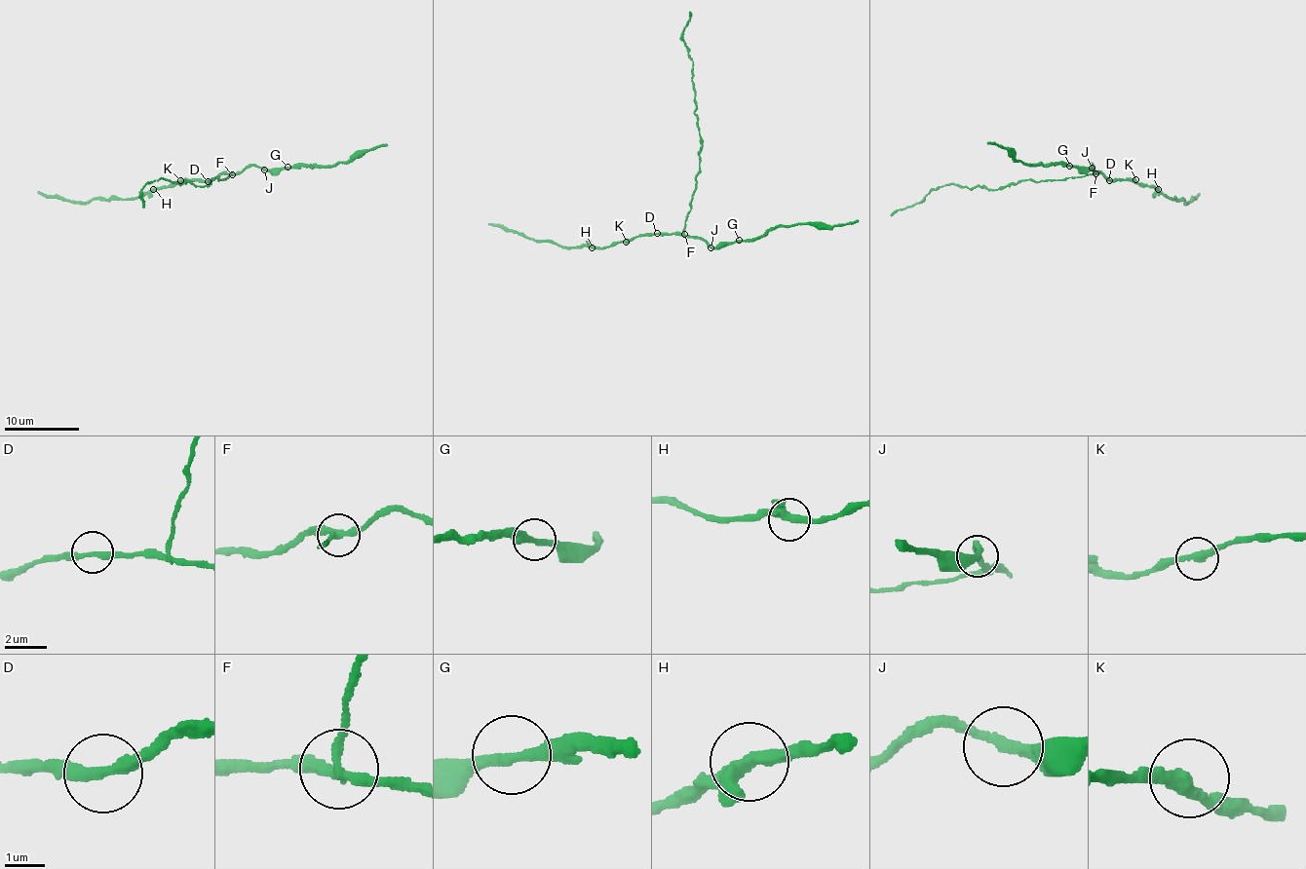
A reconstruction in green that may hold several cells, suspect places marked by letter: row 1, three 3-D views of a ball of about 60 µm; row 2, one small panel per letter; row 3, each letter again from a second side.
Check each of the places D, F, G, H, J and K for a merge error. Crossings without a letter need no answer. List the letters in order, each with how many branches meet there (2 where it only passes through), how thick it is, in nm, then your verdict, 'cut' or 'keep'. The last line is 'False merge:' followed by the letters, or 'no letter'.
D: 2 branches meet; 280 nm thick; keep
F: 3 branches meet; 240 nm thick; cut
G: 2 branches meet; 240 nm thick; keep
H: 3 branches meet; 300 nm thick; keep
J: 2 branches meet; 240 nm thick; keep
K: 2 branches meet; 320 nm thick; keep
False merge: F

